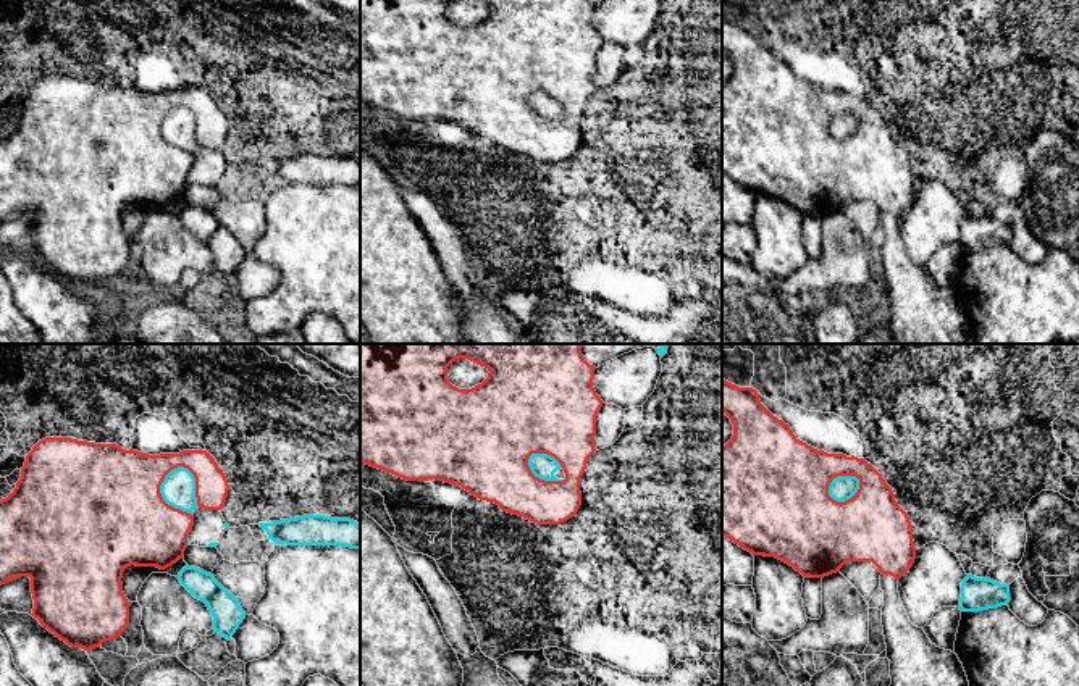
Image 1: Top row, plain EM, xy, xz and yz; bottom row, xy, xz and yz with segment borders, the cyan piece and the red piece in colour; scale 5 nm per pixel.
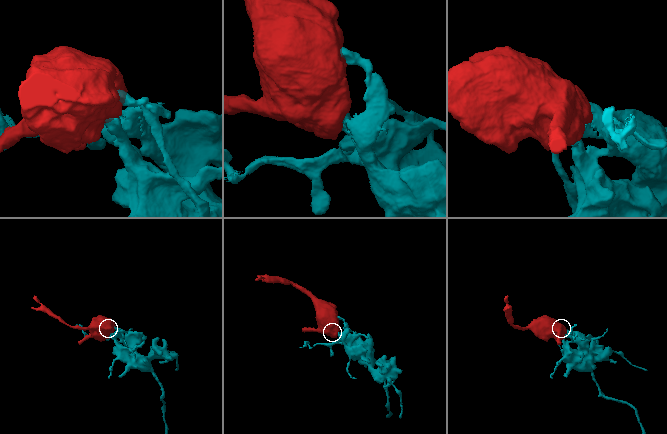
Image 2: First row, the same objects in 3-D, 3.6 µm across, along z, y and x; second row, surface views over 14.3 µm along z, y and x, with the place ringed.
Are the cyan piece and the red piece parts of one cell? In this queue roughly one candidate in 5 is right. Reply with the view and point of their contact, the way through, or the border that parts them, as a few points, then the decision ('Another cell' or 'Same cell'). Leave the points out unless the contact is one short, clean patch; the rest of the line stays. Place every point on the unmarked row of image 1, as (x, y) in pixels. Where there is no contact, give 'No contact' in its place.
Touches cyan at xy (162, 134). Another cell

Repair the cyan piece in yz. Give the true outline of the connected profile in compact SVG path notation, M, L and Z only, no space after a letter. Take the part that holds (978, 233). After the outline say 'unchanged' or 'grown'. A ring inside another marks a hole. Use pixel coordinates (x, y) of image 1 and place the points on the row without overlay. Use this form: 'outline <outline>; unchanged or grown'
outline M968 213L961 221L959 247L979 250L997 247L1010 241L1010 223L1000 223L990 216Z; unchanged

